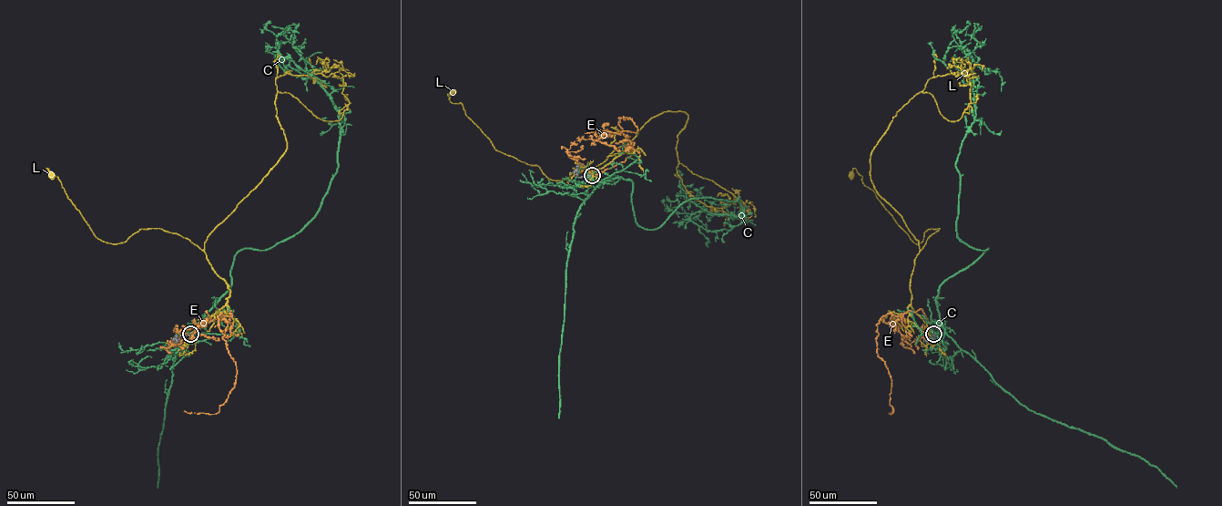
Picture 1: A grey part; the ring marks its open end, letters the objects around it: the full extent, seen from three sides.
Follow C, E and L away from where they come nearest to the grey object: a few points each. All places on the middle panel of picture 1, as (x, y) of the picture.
C: (592, 175), (632, 181), (646, 229), (691, 199), (741, 206), (678, 212), (678, 194), (688, 210)
E: (592, 175), (624, 161), (632, 152), (619, 118), (631, 118), (637, 129), (585, 133)
L: (592, 175), (631, 151), (553, 180), (536, 165), (494, 149), (463, 105), (449, 99), (453, 92)

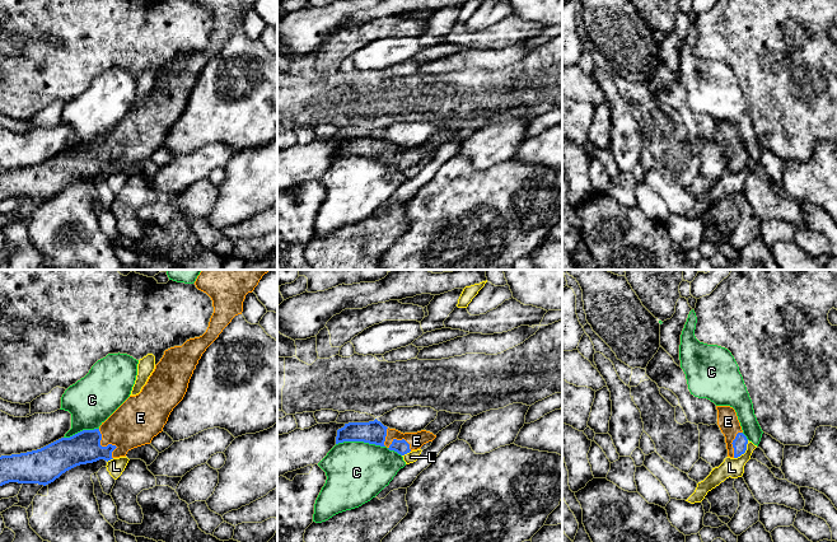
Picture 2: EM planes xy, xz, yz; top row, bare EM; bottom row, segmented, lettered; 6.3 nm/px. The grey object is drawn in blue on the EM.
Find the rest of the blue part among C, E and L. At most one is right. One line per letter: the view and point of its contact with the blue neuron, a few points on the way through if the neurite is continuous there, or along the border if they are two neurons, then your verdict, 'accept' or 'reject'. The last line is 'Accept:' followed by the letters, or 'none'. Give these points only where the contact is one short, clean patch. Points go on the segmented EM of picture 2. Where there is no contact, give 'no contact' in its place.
C: xz (360, 440) | reject
E: xy (107, 445) | across xy (84, 447), (107, 445), (138, 420) | accept
L: yz (744, 452) | along yz (748, 440), (747, 449), (734, 458) | reject
Accept: E

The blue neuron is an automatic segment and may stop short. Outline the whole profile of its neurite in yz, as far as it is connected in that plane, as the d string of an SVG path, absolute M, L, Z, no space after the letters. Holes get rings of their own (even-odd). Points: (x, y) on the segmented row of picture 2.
M716 406L717 425L725 436L728 457L738 458L747 450L748 439L743 434L737 412L730 406Z

